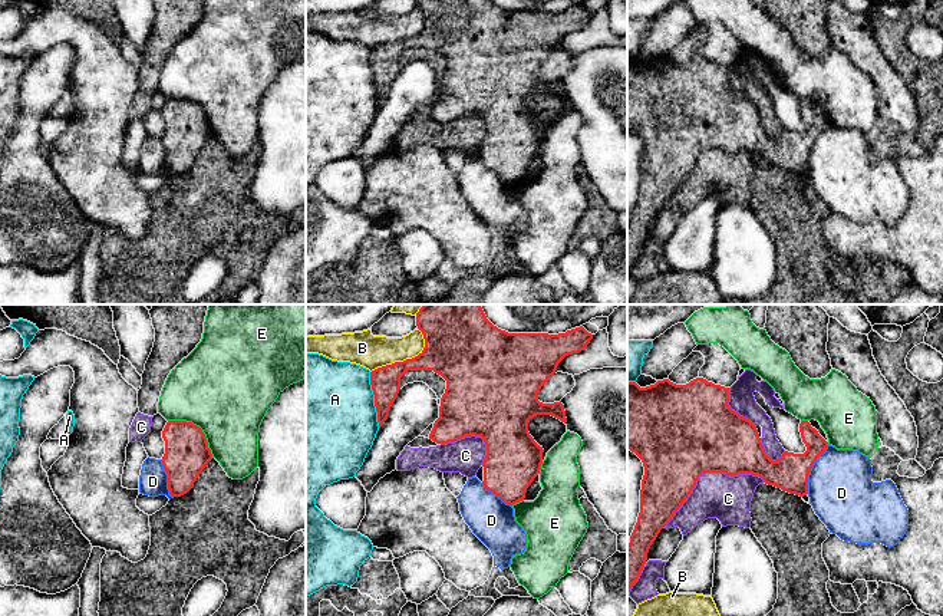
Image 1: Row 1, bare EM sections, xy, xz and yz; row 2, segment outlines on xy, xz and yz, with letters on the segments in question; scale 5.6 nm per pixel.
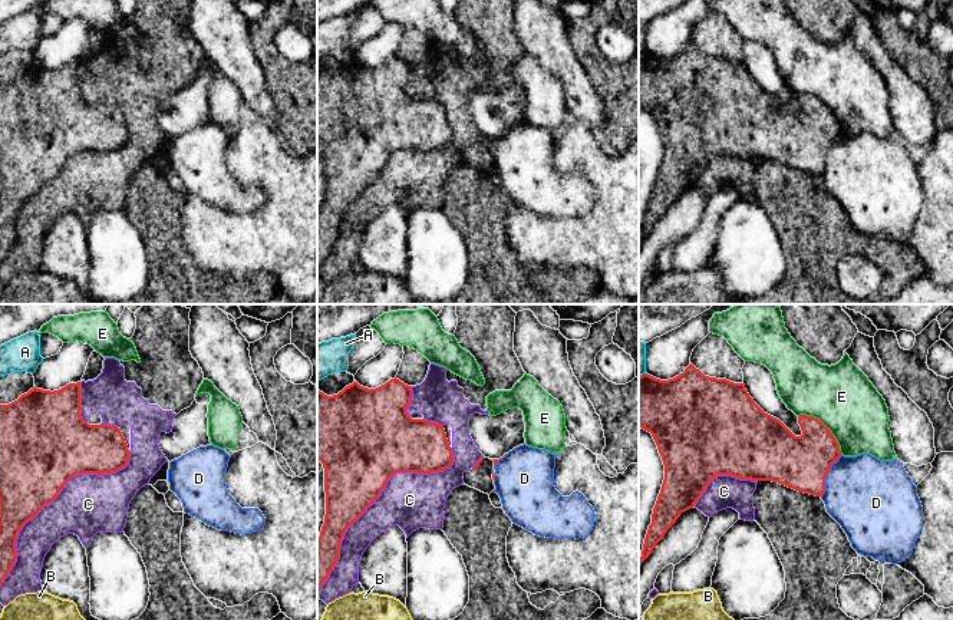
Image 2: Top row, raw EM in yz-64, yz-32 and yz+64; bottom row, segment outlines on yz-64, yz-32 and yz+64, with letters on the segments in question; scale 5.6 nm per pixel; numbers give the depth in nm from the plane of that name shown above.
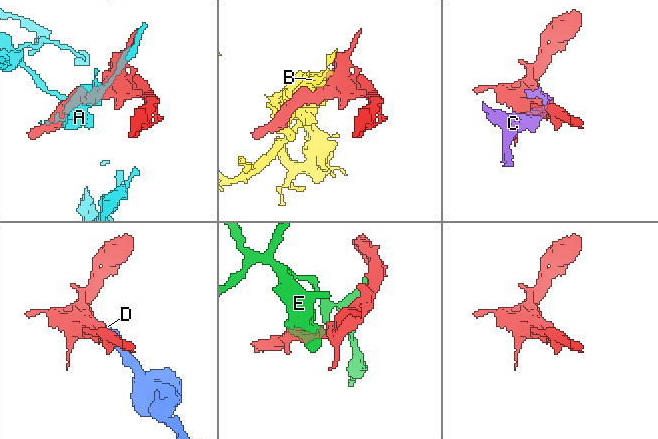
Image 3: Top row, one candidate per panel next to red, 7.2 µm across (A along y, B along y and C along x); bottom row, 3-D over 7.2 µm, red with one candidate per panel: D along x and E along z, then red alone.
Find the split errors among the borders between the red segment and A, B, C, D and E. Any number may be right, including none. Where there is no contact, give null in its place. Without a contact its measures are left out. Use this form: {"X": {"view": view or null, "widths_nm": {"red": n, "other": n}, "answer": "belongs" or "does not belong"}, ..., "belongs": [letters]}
{"A": {"view": "xz", "widths_nm": {"red": 170, "other": 440}, "answer": "does not belong"}, "B": {"view": "xz", "widths_nm": {"red": 300, "other": 190}, "answer": "does not belong"}, "C": {"view": "yz", "widths_nm": {"red": 500, "other": 260}, "answer": "does not belong"}, "D": {"view": "yz", "widths_nm": {"red": 200, "other": 360}, "answer": "does not belong"}, "E": {"view": "xy", "widths_nm": {"red": 240, "other": 500}, "answer": "does not belong"}, "belongs": []}

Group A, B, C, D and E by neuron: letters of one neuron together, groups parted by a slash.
A / B / C / D / E

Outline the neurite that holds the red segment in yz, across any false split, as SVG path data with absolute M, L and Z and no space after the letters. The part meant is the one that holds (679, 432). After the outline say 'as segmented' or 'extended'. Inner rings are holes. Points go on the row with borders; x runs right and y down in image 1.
M703 378L686 385L663 379L646 388L627 382L627 449L634 452L644 467L640 513L627 546L627 596L646 564L650 546L686 501L702 474L752 474L789 494L808 494L810 471L825 452L828 442L808 421L801 421L799 432L807 451L785 451L781 458L772 461L762 447L756 426L729 408L729 393L729 388Z; as segmented

